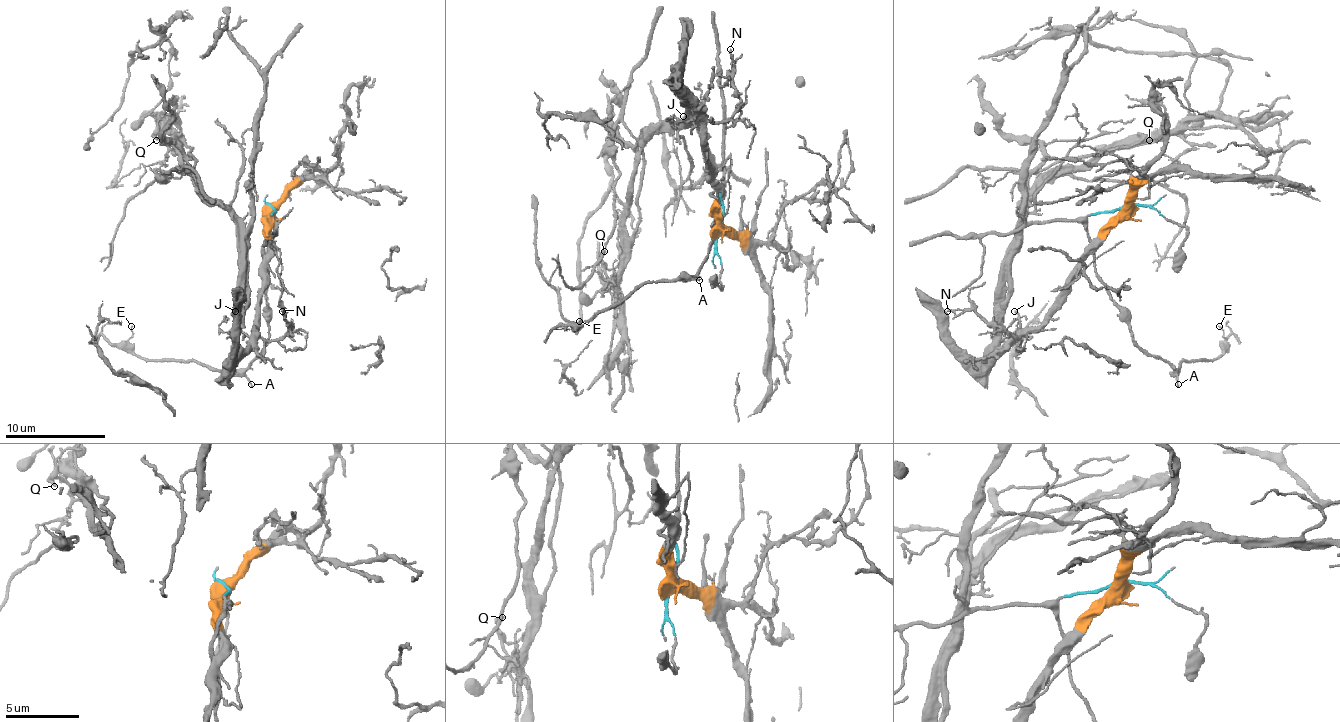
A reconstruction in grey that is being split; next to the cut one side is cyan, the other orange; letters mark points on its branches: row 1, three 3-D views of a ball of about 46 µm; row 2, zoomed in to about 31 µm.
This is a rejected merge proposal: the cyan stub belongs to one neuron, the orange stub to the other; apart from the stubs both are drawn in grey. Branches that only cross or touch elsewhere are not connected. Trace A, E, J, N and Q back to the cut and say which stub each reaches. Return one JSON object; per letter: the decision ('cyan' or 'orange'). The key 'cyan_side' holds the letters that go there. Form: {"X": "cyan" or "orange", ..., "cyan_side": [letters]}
{"A": "cyan", "E": "cyan", "J": "orange", "N": "orange", "Q": "orange", "cyan_side": ["A", "E"]}

